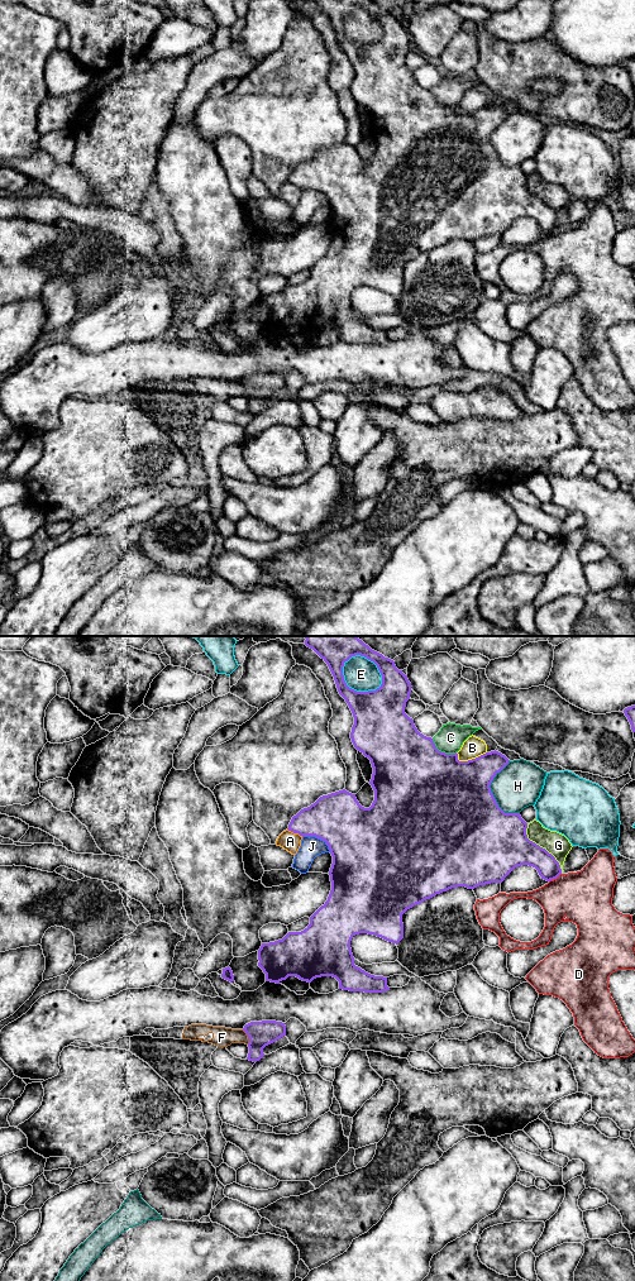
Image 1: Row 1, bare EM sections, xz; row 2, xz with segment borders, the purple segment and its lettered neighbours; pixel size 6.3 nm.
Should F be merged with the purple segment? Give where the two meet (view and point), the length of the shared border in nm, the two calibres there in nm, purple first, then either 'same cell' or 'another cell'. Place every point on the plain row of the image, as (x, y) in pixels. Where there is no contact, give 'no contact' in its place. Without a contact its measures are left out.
meets purple in xz at (248, 388); contact 100 nm long; 160 nm thick on the purple side, 130 nm on the other; another cell

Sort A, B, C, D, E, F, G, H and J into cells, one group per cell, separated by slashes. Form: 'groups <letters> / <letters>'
groups A / B / C / D / E / F / G / H / J

